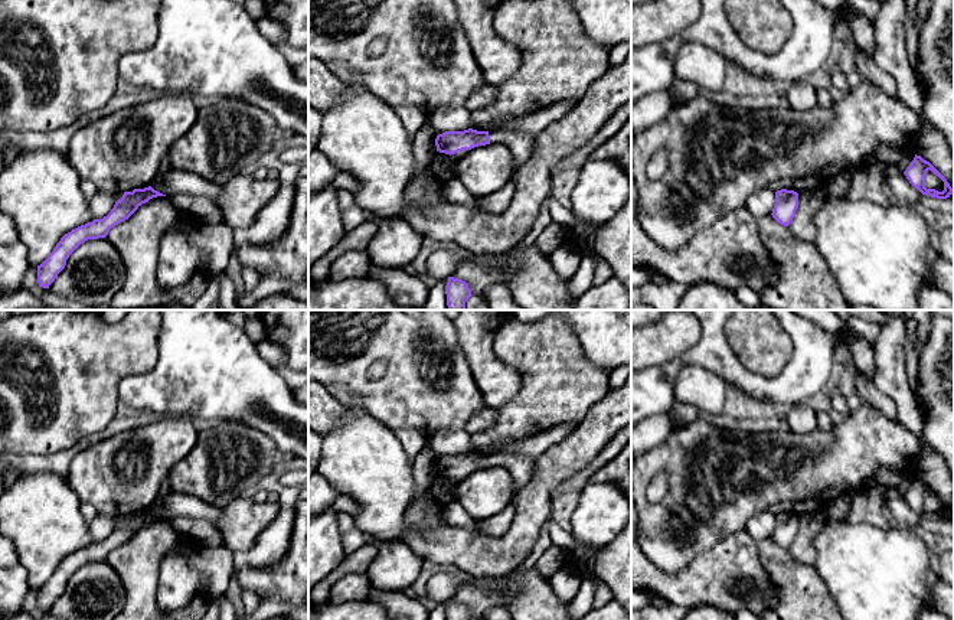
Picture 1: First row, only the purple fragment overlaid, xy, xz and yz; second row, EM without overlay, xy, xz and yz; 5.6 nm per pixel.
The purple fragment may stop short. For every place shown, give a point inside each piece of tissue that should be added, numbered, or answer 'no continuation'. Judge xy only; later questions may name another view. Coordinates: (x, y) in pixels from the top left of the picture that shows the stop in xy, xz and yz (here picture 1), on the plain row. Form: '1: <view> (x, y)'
no continuation

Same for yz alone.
no continuation

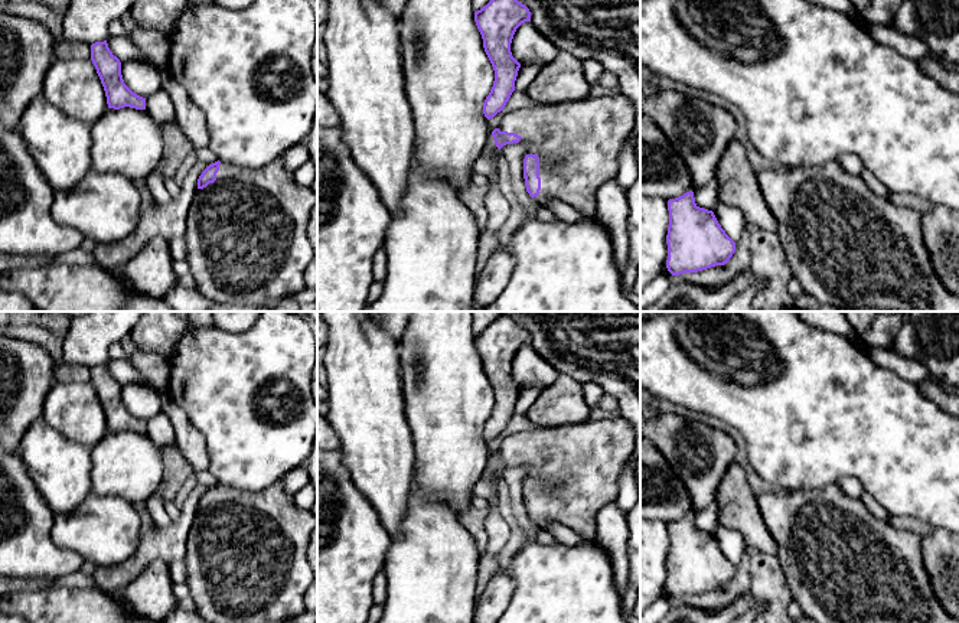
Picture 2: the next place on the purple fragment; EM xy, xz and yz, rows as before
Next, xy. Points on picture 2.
1: xy (245, 560)

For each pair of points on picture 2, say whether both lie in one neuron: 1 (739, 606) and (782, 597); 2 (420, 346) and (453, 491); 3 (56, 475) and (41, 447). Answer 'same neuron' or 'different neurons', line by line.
1: different neurons
2: same neuron
3: same neuron

